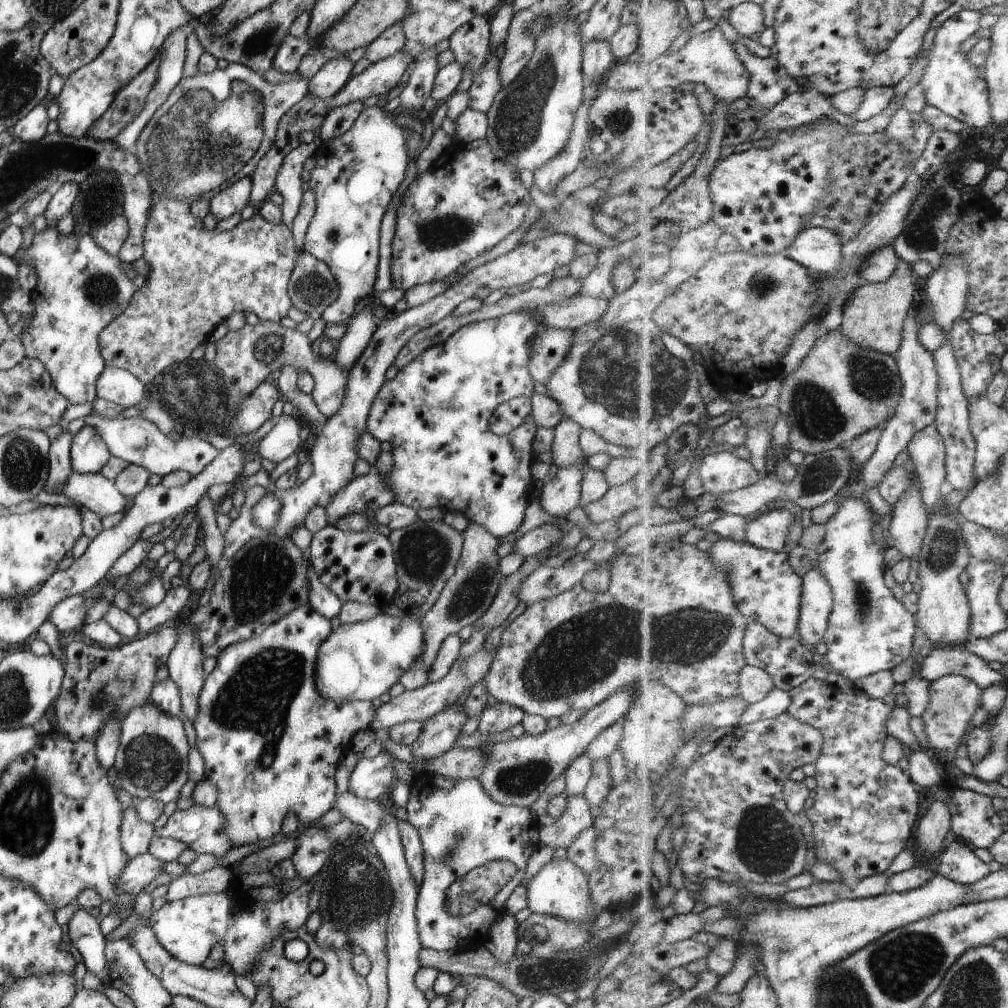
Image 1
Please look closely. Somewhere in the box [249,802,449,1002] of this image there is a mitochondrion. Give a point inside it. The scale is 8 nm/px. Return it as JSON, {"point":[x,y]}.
{"point":[363,895]}

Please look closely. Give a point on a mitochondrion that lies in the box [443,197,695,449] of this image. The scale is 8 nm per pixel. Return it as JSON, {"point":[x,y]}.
{"point":[615,376]}

